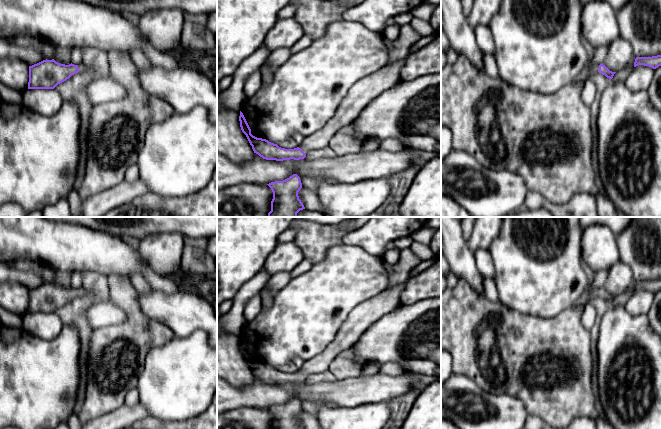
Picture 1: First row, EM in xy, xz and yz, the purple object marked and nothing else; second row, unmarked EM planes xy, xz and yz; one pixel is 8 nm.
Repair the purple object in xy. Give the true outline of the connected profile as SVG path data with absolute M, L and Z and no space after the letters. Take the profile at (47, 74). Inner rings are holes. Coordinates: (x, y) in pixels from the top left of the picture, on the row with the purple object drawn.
M54 59L43 60L29 66L28 89L54 89L58 84L66 81L72 75L88 70L85 61L78 65L60 64Z

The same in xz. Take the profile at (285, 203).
M293 174L283 181L275 181L267 185L273 192L271 211L267 217L297 217L297 213L305 209L298 196L302 183L297 174Z

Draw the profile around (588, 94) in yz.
M586 79L583 83L581 97L587 106L591 106L596 96L596 86L591 79Z

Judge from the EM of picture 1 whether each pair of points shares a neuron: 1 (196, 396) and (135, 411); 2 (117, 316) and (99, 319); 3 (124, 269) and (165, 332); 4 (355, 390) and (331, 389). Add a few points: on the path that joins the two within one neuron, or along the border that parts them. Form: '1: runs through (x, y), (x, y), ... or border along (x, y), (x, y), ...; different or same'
1: border along (139, 401), (149, 416); different
2: runs through (113, 316), (103, 316); same
3: border along (109, 276), (121, 276), (128, 280); different
4: runs through (349, 390), (337, 390); same

